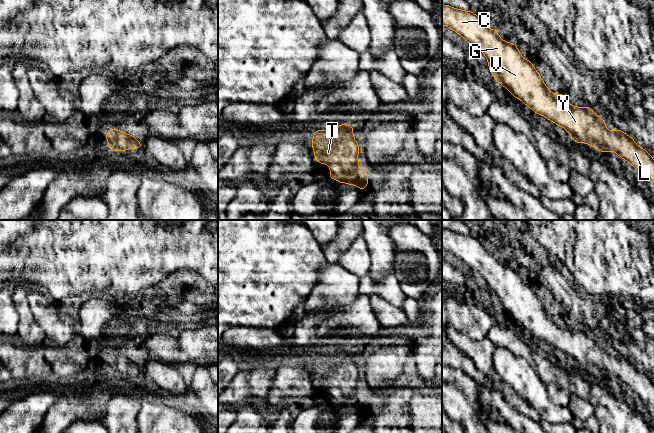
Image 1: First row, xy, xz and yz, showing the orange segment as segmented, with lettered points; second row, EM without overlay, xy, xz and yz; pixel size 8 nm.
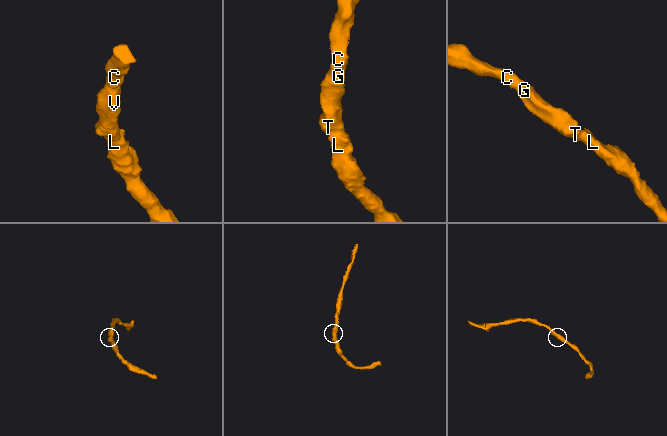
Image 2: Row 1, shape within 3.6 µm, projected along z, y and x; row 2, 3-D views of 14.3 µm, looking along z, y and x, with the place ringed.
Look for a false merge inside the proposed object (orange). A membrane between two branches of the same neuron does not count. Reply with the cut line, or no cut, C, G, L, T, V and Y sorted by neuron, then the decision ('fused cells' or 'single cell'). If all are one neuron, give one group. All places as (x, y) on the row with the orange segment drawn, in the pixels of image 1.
no cut; C G L T V Y; single cell

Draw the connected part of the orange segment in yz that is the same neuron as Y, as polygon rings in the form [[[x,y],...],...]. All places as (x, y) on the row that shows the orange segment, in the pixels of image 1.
[[[442,4],[442,24],[466,39],[471,46],[479,47],[488,60],[489,71],[495,81],[502,84],[515,98],[520,99],[535,113],[545,116],[551,122],[565,128],[575,143],[587,143],[600,152],[611,150],[634,166],[644,180],[648,179],[654,182],[654,159],[651,155],[644,148],[638,147],[634,139],[620,129],[617,128],[610,132],[604,123],[604,119],[597,116],[589,106],[586,108],[573,106],[566,101],[563,93],[553,94],[546,87],[531,61],[522,57],[516,43],[508,43],[502,40],[499,37],[498,30],[489,29],[470,10],[463,11]]]

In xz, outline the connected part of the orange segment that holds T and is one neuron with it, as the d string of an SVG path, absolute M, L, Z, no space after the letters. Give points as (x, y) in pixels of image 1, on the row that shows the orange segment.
M339 124L334 131L314 131L311 145L316 161L330 165L330 178L364 190L368 185L368 174L358 165L359 146L354 139L353 128Z

